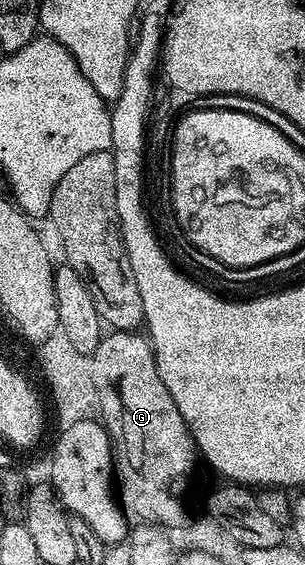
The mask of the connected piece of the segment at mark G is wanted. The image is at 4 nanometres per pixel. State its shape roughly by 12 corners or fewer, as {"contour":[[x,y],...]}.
{"contour":[[153,344],[92,353],[119,502],[183,527],[199,452]]}

